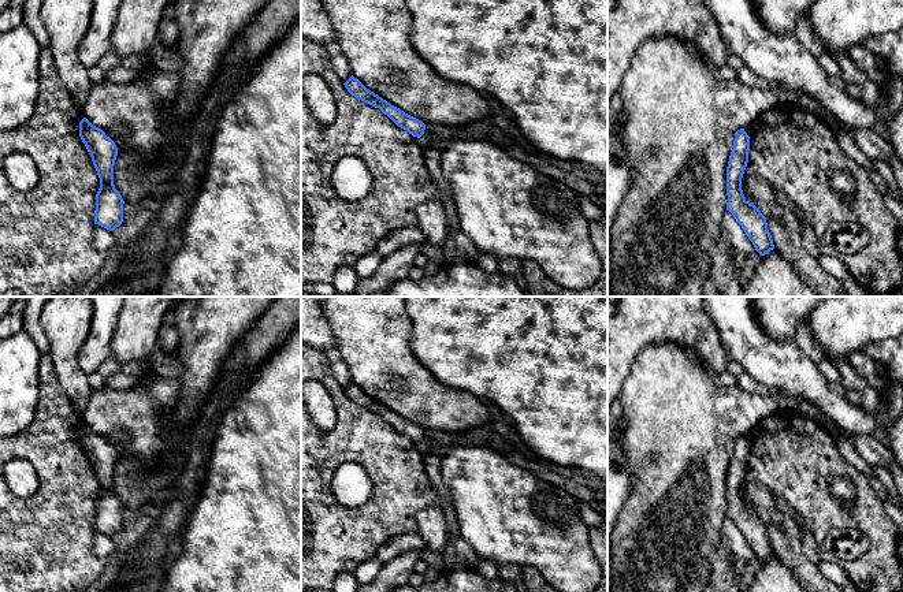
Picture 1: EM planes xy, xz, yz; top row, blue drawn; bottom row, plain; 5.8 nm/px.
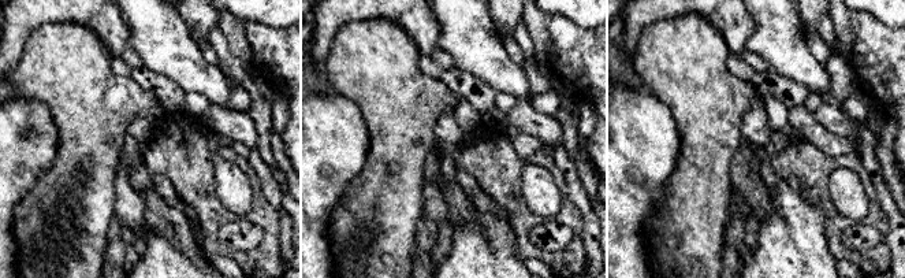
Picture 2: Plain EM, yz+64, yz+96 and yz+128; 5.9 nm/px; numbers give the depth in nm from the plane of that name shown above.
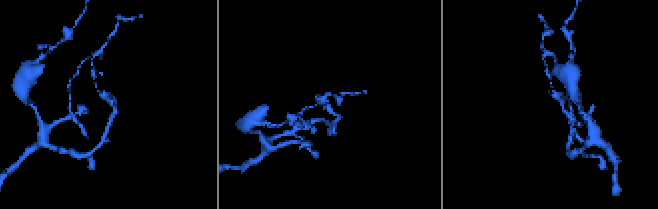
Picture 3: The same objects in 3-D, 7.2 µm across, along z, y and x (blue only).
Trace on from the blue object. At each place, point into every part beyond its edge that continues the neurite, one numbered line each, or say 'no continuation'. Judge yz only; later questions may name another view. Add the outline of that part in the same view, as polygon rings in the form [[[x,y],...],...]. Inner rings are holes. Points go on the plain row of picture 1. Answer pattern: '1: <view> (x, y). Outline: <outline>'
no continuation

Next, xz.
no continuation

